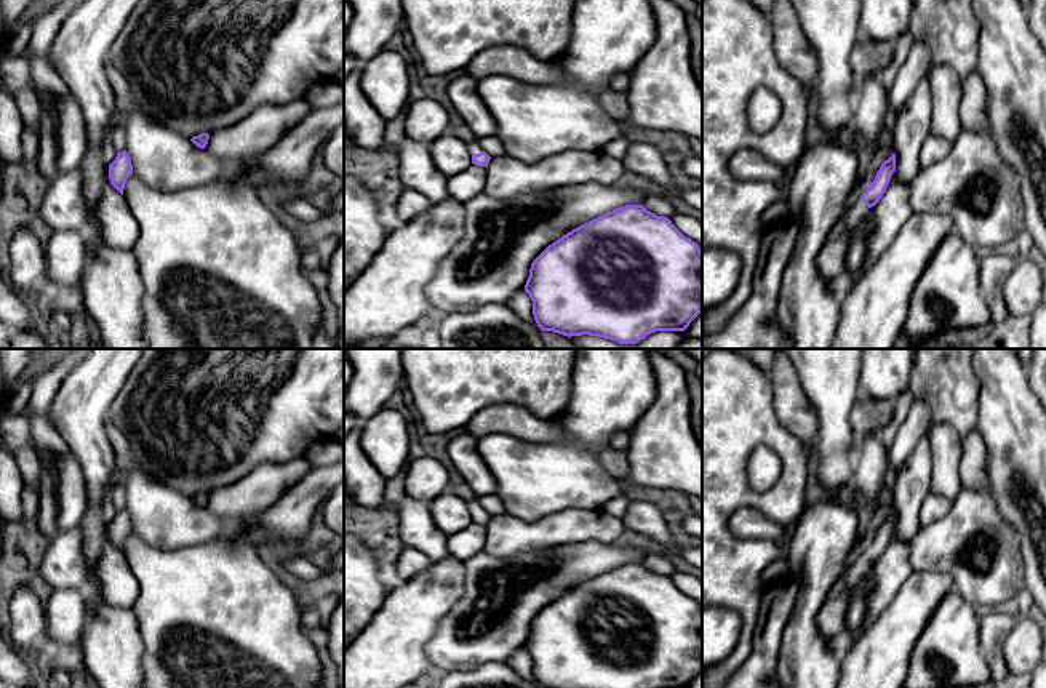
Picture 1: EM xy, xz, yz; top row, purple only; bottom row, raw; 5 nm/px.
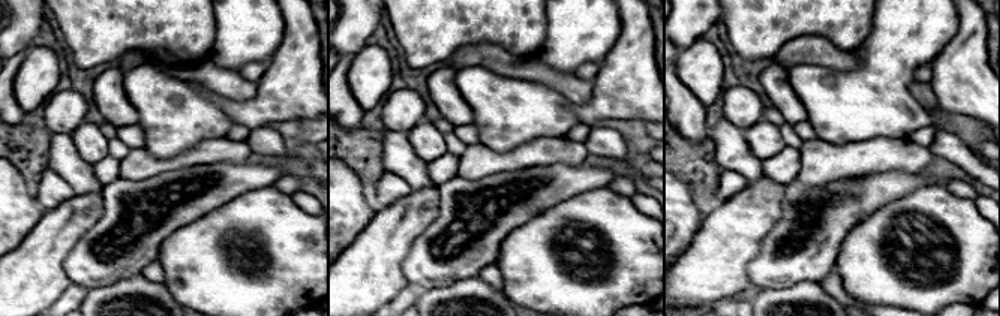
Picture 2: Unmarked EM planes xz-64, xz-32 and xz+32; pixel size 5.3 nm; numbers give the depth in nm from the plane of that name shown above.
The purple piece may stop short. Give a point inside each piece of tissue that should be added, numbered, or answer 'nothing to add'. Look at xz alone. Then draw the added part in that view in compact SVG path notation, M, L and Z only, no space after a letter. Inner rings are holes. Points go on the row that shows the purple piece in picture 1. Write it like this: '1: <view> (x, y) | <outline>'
1: xz (471, 183) | M470 165L465 171L448 178L449 197L469 202L483 194L486 186L486 166Z

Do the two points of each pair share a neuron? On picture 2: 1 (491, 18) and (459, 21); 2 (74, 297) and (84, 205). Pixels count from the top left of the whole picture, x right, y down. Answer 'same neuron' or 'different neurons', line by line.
1: same neuron
2: different neurons

